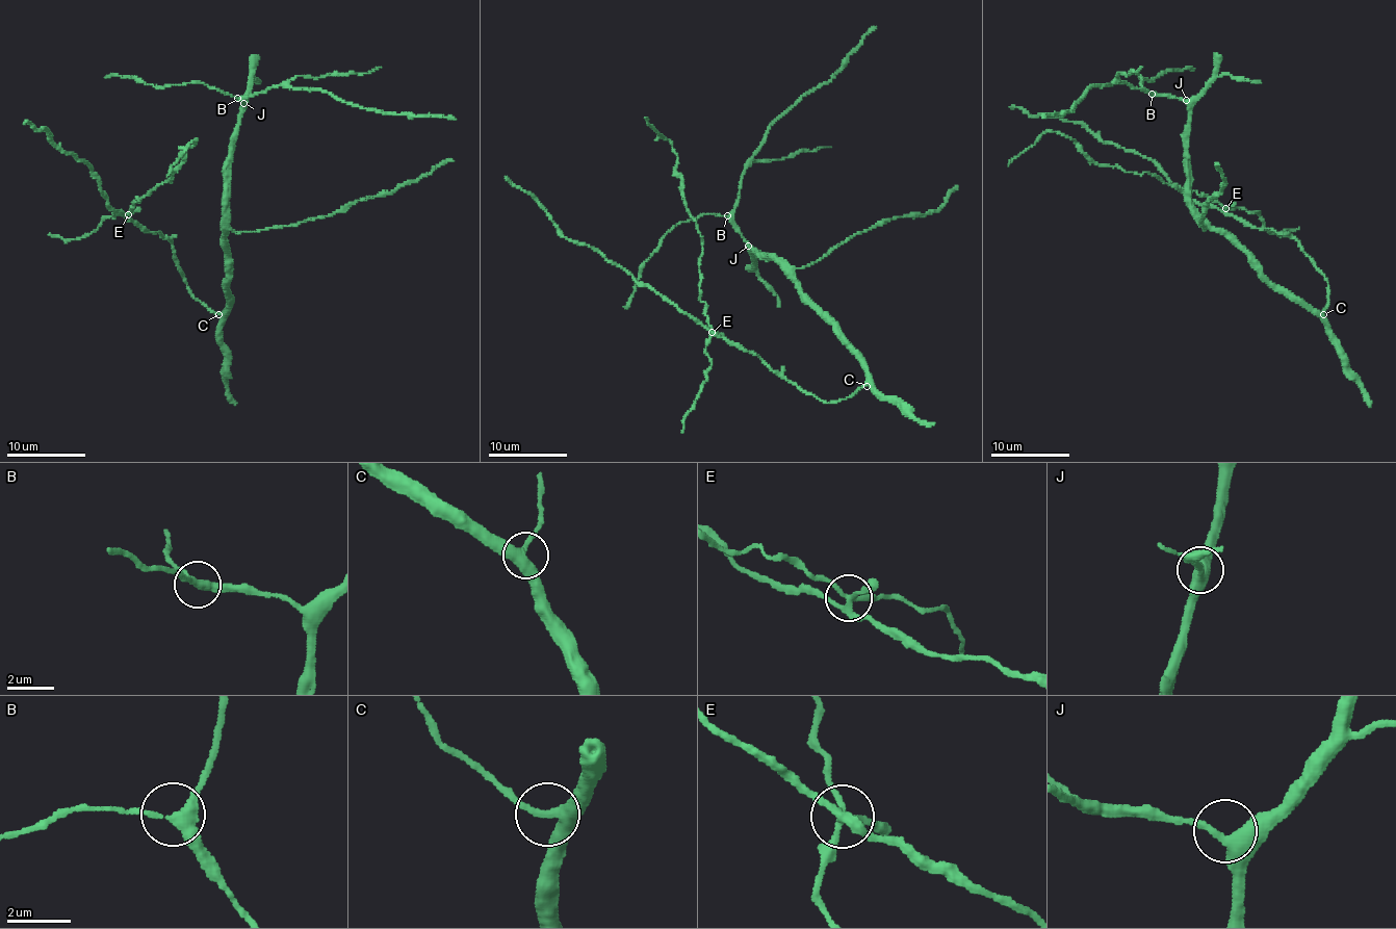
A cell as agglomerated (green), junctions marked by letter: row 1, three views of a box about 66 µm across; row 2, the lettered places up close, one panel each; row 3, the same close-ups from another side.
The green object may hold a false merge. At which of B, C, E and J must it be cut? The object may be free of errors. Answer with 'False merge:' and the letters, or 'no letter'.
False merge: E

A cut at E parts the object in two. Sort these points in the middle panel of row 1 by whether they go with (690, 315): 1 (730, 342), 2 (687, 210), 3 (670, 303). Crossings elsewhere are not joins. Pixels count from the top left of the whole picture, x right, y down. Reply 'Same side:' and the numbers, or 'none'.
Same side: 1, 3

